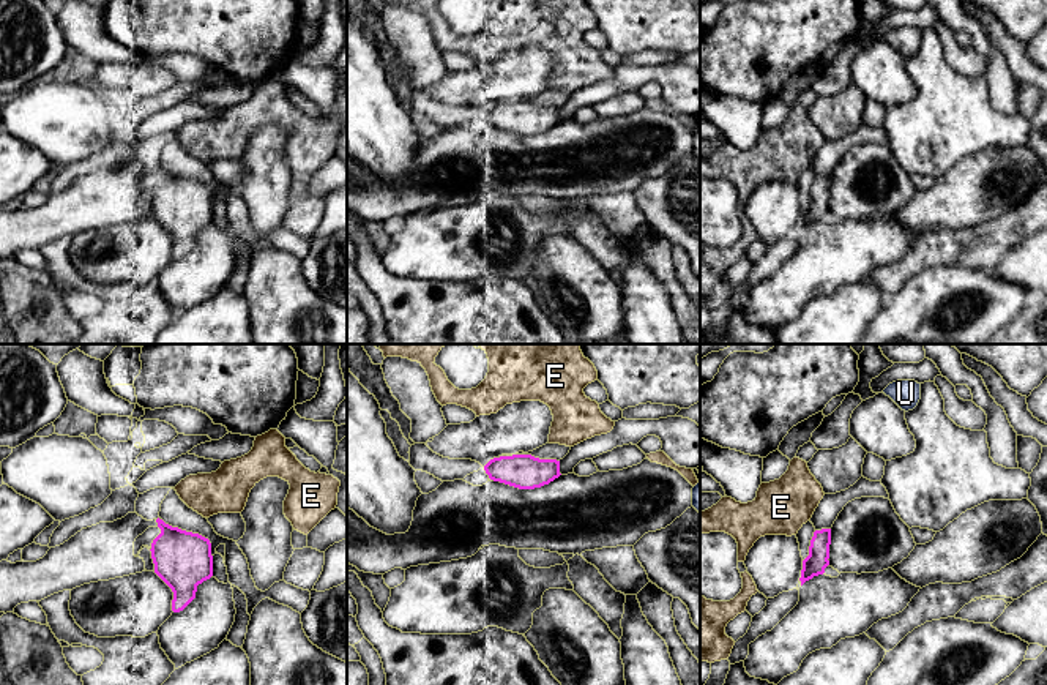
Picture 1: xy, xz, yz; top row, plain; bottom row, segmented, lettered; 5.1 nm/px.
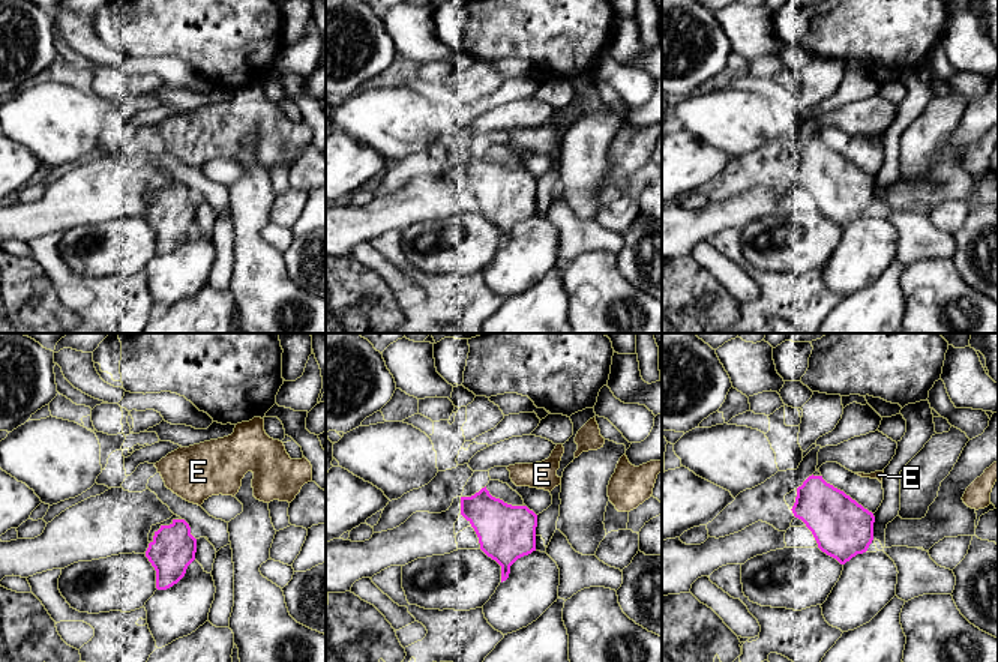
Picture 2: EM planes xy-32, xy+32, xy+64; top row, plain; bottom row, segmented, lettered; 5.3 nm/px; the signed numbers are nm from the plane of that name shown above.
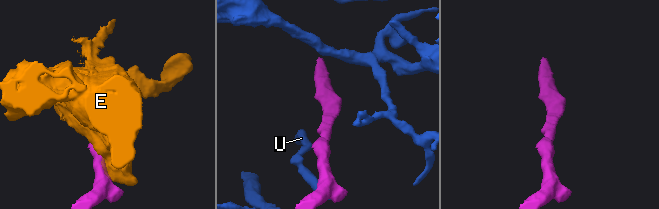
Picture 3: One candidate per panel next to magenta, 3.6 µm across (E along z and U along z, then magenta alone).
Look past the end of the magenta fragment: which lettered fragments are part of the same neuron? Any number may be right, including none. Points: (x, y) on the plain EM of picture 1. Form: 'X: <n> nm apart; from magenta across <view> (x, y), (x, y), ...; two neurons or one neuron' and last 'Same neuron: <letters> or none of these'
E: 60 nm apart; from magenta across yz (815, 177), (809, 166); two neurons
U: 700 nm apart; from magenta across xz (560, 120), (693, 134); two neurons
Same neuron: none of these

